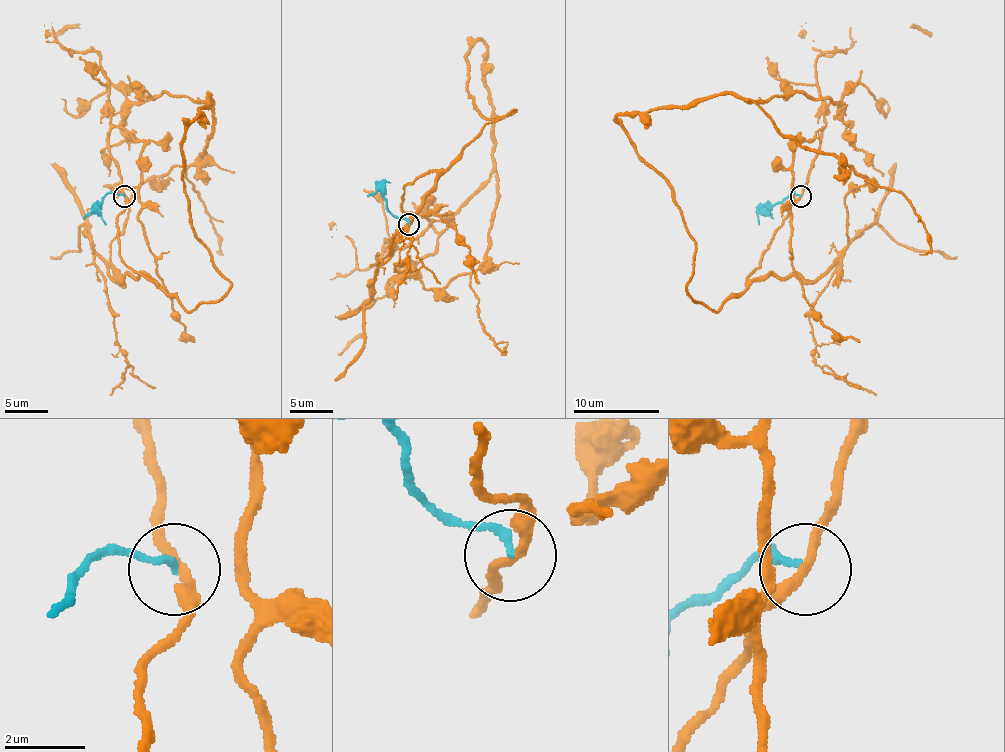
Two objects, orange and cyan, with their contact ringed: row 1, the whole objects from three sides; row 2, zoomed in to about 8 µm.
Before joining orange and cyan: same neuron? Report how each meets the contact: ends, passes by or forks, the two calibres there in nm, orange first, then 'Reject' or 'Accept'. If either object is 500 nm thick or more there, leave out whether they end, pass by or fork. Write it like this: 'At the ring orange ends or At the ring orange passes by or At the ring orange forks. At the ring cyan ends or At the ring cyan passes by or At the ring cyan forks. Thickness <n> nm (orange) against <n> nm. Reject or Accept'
At the ring orange passes by. At the ring cyan ends. Thickness 220 nm (orange) against 180 nm. Reject

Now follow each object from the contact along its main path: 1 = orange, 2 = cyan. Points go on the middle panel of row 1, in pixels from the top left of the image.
1: (408, 224), (404, 187), (516, 111), (475, 107), (481, 40), (486, 260), (440, 288), (395, 271), (410, 260)
2: (408, 224), (386, 206), (384, 185), (391, 183)

